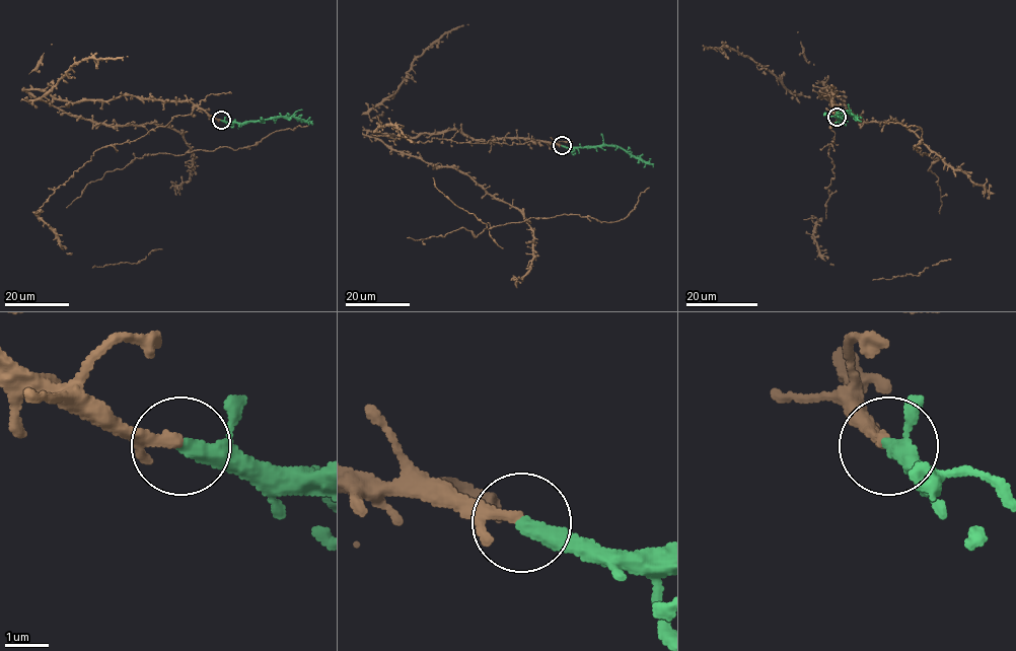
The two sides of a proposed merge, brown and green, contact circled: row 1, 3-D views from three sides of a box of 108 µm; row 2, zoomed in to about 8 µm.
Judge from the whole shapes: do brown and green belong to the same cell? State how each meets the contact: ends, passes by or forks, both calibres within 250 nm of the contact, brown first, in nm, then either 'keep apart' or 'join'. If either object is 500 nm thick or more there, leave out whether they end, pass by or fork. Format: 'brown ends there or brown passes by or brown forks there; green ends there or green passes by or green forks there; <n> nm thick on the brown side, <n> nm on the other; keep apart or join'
brown passes by; green passes by; 200 nm thick on the brown side, 280 nm on the other; join

